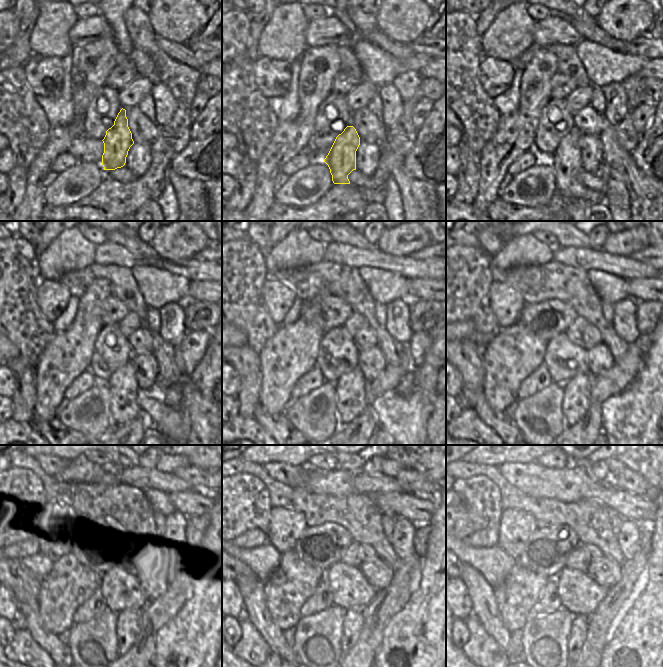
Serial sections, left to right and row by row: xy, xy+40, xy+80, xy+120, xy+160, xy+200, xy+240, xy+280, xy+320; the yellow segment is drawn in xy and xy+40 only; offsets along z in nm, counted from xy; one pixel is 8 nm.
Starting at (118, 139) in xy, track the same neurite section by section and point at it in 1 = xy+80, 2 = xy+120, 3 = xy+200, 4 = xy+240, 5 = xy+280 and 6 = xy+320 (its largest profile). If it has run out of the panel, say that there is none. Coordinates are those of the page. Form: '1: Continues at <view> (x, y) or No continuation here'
1: Continues at xy+80 (566, 161)
2: Continues at xy+120 (123, 387)
3: Continues at xy+200 (576, 390)
4: Continues at xy+240 (128, 623)
5: Continues at xy+280 (353, 623)
6: Continues at xy+320 (579, 628)

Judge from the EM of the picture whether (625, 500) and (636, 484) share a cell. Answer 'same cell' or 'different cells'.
different cells

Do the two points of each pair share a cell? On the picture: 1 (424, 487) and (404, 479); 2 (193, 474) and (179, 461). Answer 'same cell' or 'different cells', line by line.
1: same cell
2: different cells

